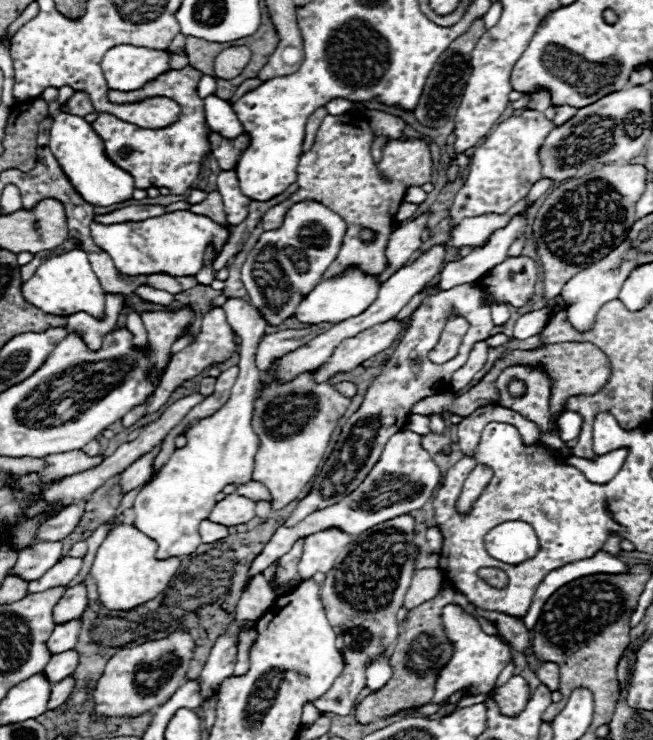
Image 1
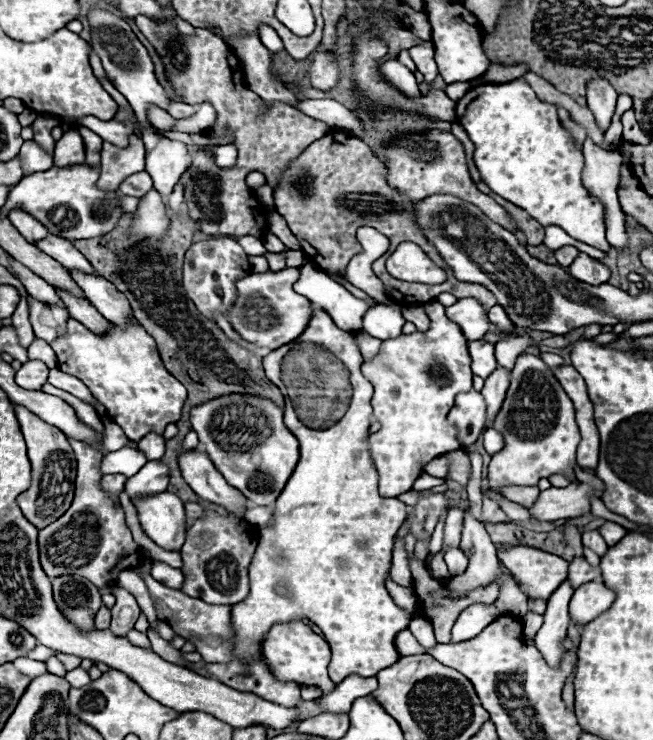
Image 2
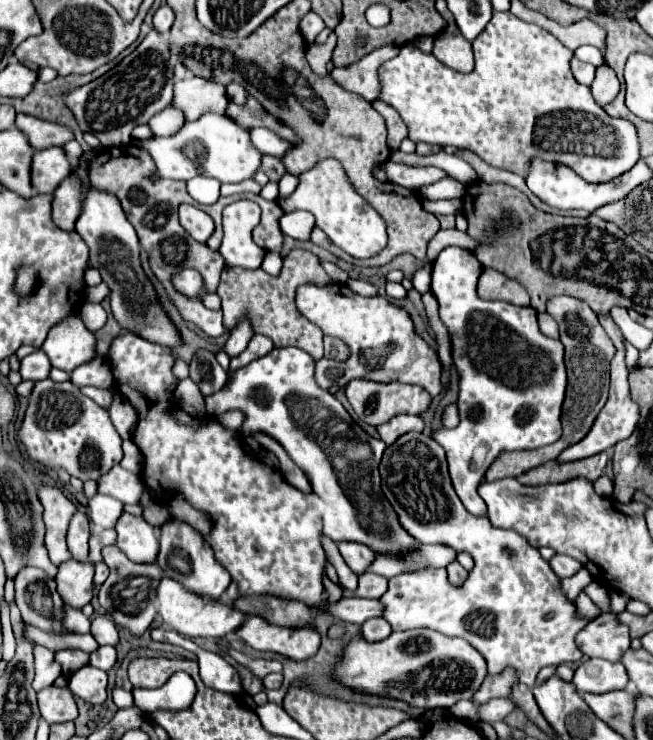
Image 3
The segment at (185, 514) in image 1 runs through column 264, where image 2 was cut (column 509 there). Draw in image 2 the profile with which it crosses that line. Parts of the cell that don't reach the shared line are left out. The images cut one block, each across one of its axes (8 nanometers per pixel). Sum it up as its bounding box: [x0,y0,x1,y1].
[488,306,514,330]

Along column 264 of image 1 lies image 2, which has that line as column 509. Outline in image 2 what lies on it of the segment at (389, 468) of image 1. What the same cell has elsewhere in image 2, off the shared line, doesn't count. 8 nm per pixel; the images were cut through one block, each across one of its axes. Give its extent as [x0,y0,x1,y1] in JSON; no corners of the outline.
[498,546,568,598]

